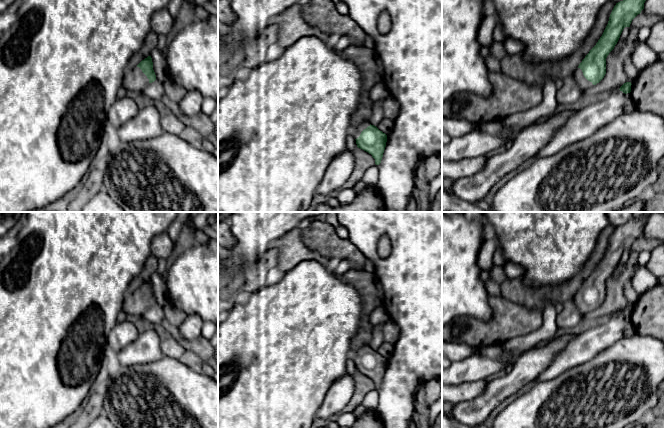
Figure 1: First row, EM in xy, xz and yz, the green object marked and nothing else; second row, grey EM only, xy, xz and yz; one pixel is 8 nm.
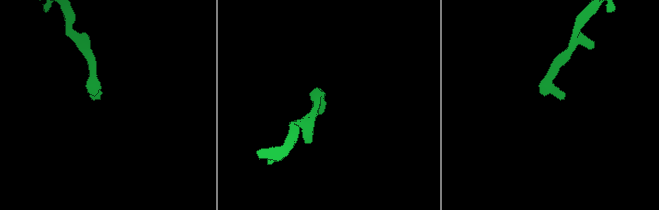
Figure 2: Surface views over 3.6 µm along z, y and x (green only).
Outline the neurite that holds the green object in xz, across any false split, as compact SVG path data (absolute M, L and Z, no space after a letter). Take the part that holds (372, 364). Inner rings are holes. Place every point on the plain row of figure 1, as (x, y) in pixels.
M368 345L351 349L349 357L355 362L357 371L371 378L375 388L379 389L386 371L387 359Z

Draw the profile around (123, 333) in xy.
M127 319L117 323L107 337L107 350L111 355L118 353L139 336L138 328Z

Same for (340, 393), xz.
M346 373L331 385L323 403L317 411L316 418L324 419L331 416L338 416L351 400L354 390L354 377Z

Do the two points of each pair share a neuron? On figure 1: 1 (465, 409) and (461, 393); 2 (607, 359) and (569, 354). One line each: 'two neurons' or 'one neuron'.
1: two neurons
2: two neurons

